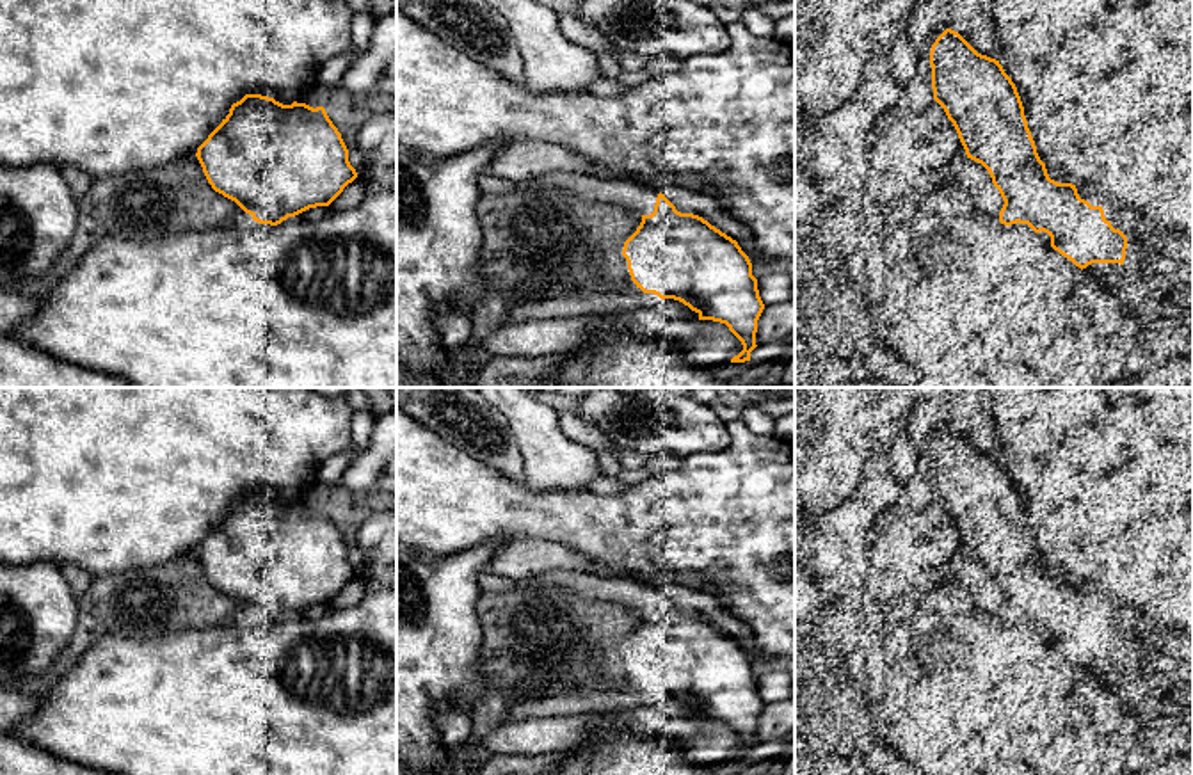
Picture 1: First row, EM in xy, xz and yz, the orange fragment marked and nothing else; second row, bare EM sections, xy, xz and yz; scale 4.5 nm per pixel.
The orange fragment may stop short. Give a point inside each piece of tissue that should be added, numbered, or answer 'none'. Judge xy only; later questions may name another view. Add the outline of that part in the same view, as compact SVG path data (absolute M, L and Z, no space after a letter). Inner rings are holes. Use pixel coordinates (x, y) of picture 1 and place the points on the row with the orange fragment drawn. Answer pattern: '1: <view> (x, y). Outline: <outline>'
none

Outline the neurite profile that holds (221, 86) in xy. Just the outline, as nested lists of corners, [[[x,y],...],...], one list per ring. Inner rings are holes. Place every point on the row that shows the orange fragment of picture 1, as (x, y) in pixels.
[[[0,0],[0,164],[25,167],[50,162],[101,178],[196,155],[231,105],[245,94],[268,96],[283,105],[304,103],[304,96],[318,84],[318,69],[336,55],[354,53],[352,18],[347,0]]]

